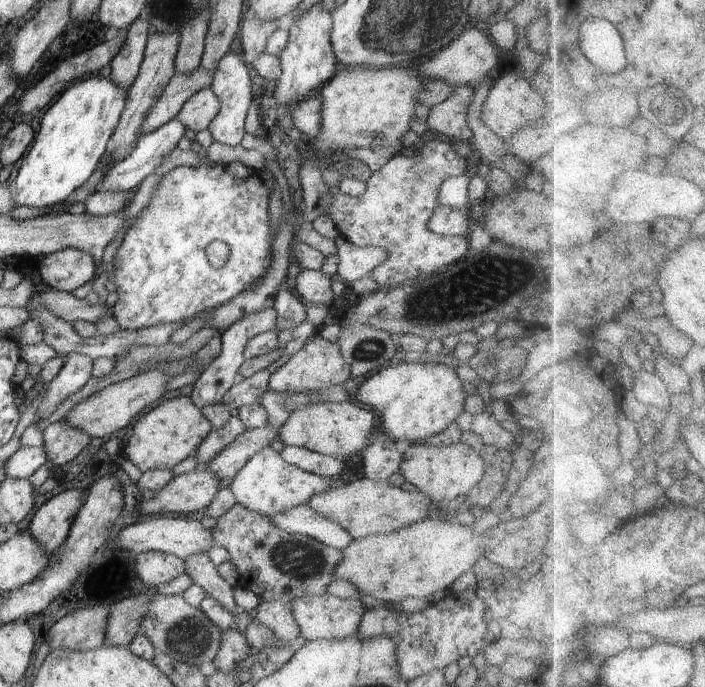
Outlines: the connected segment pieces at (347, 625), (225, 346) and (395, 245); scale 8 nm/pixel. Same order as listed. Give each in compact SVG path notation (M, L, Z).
M329 594L310 598L299 597L290 606L294 620L299 627L300 637L304 641L340 640L356 634L361 629L366 609L361 599L337 598Z
M272 306L272 308L245 314L240 320L234 321L221 334L221 351L218 358L215 358L200 373L199 378L190 387L189 395L198 408L202 409L206 406L221 403L224 393L239 380L239 368L245 361L243 352L246 348L246 343L258 333L276 332L277 318L277 310Z
M430 140L414 156L396 154L388 164L372 172L362 196L333 193L325 218L336 224L339 235L356 247L384 248L386 260L368 272L378 288L416 282L448 267L469 250L468 237L439 236L428 229L428 220L439 205L441 185L466 171L466 159L456 153L454 143Z

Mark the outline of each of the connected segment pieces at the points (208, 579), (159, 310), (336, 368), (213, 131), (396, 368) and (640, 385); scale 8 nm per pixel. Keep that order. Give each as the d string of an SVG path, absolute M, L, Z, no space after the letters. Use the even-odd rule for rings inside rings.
M208 554L190 556L184 560L185 573L193 583L200 586L207 595L212 596L218 604L222 604L228 612L238 614L241 608L236 604L234 587L230 586L218 573Z
M208 161L208 164L197 164L192 166L178 166L168 173L161 176L156 188L151 194L151 202L144 207L139 217L133 222L133 225L125 232L122 243L118 246L113 259L113 275L114 284L116 284L116 292L118 299L114 304L111 312L118 321L122 329L130 329L135 331L138 329L147 329L160 323L176 323L178 321L188 321L196 317L199 313L210 311L211 308L223 305L238 293L244 291L246 286L255 278L265 274L265 270L271 266L272 247L270 246L270 233L273 232L273 225L270 219L272 215L268 211L269 197L271 190L261 179L260 175L247 164L242 161L235 161L226 164L219 164L215 161ZM212 240L224 241L230 250L229 260L221 268L216 269L210 266L206 258L206 247Z
M316 333L308 344L296 351L288 362L270 375L269 388L283 393L292 391L314 392L325 390L330 386L347 385L351 379L350 364L344 362L338 344L332 344Z
M239 49L230 50L218 62L210 90L219 100L216 116L207 128L213 140L228 146L236 146L242 142L244 136L244 119L250 104L252 104L252 84L250 83L250 66L243 61Z
M395 360L362 383L354 394L357 403L370 409L378 418L380 439L386 432L393 443L408 440L416 443L443 432L464 412L468 394L454 368L444 364L407 364Z
M648 370L636 372L634 392L642 402L660 406L662 410L670 410L670 406L672 406L672 394L668 390L668 384L656 372L654 374Z

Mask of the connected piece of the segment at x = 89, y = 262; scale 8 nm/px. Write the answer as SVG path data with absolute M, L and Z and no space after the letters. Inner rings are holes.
M65 248L50 253L38 264L37 269L41 281L51 289L71 293L92 278L94 260L88 253Z

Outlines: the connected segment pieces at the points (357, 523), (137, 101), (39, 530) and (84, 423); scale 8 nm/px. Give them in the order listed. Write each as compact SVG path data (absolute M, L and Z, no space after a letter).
M365 477L355 482L348 482L338 488L329 488L326 492L314 494L308 500L308 506L324 518L340 524L354 538L369 535L390 534L418 522L428 519L432 498L416 492L406 492L402 488L388 483L378 483Z
M150 30L144 51L144 58L136 80L127 90L127 105L122 112L118 126L114 129L109 138L106 150L102 155L101 162L117 163L127 157L134 148L140 127L145 119L145 114L155 105L155 102L162 96L164 89L172 76L175 75L175 56L179 47L179 32L171 33Z
M65 490L50 498L38 512L32 516L27 532L32 534L44 552L60 549L66 541L77 512L85 504L83 490Z
M148 369L146 372L138 373L129 379L110 384L86 399L81 400L81 403L76 404L63 417L61 422L66 420L66 424L86 432L88 436L92 436L92 439L95 437L102 438L106 435L110 436L110 434L125 428L136 414L140 414L146 406L153 404L152 402L156 402L168 392L164 390L164 385L171 378L158 369Z

